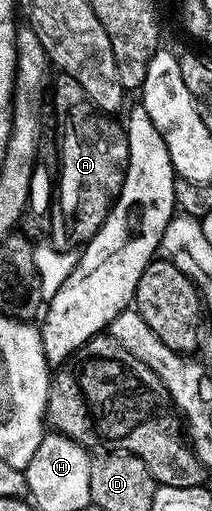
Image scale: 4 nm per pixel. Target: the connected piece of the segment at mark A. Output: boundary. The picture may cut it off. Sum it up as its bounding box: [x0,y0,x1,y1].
[51,73,129,247]

